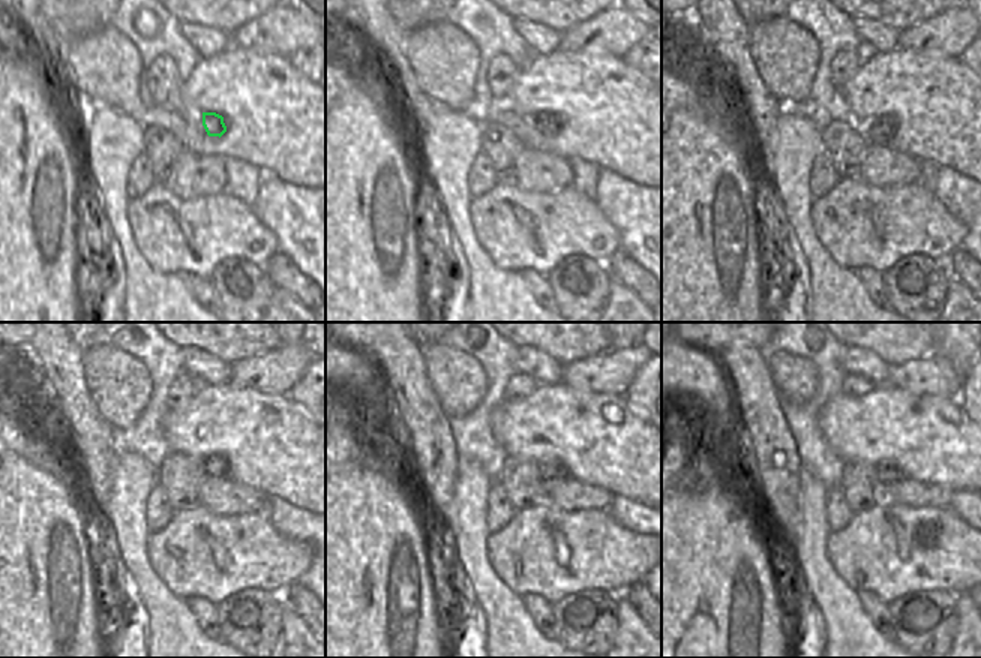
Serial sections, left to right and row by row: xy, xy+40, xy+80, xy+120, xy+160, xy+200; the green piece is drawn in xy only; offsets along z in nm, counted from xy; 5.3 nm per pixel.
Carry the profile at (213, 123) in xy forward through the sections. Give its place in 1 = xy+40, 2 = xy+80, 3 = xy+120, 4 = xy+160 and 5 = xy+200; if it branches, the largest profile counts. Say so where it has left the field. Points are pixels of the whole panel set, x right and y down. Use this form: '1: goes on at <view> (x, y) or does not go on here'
1: goes on at xy+40 (551, 126)
2: goes on at xy+80 (887, 129)
3: goes on at xy+120 (213, 466)
4: goes on at xy+160 (549, 469)
5: goes on at xy+200 (888, 472)

